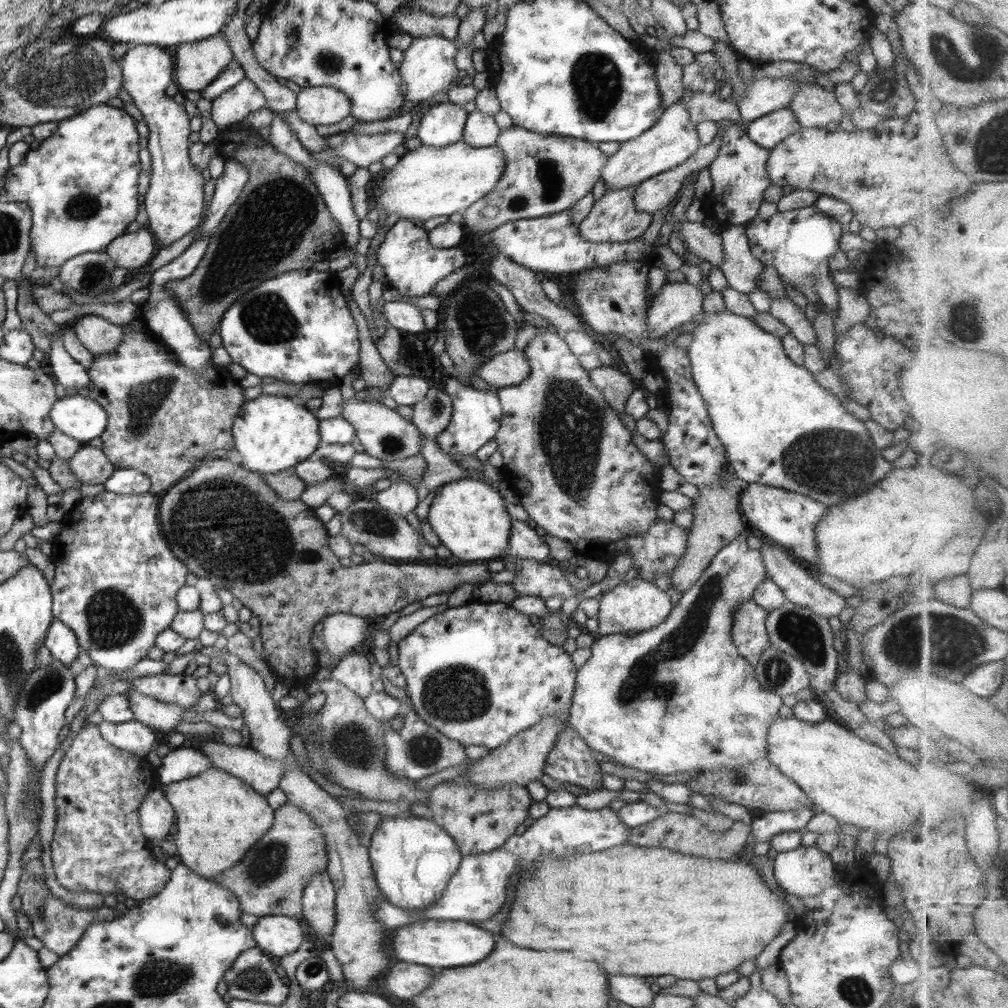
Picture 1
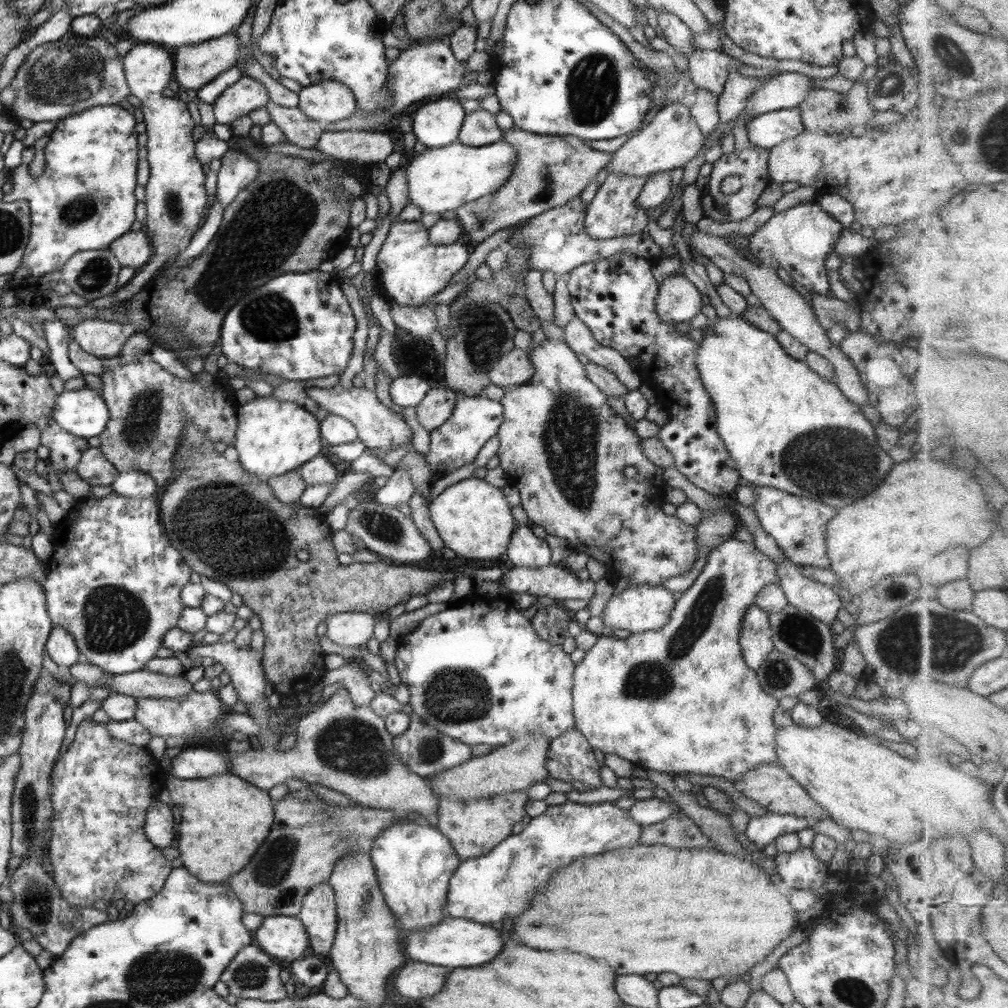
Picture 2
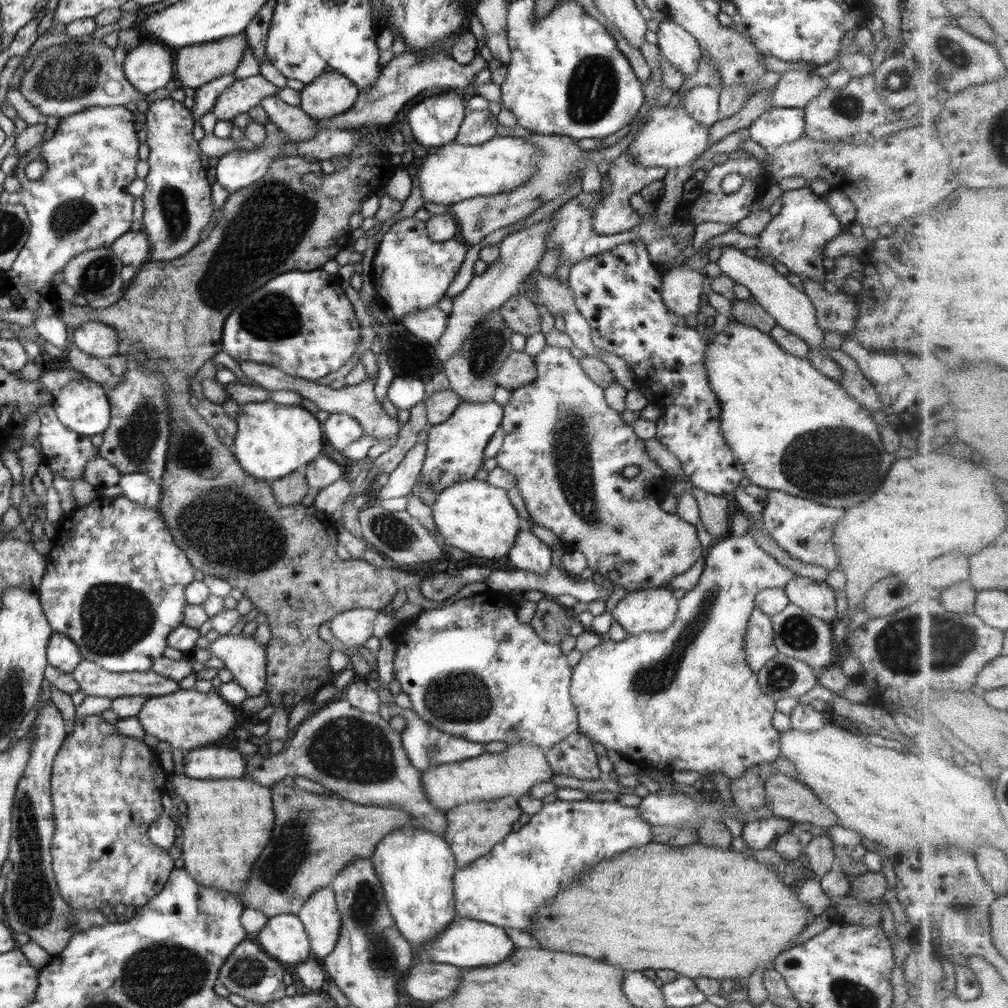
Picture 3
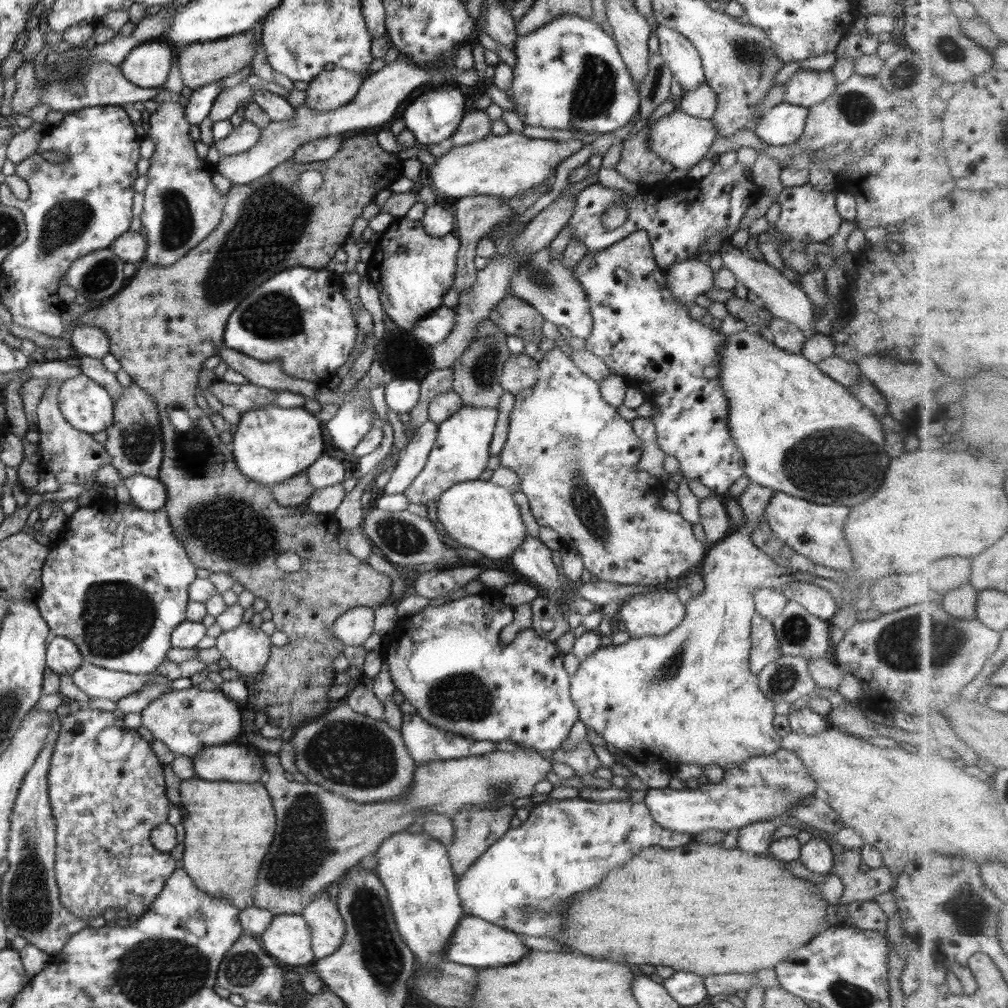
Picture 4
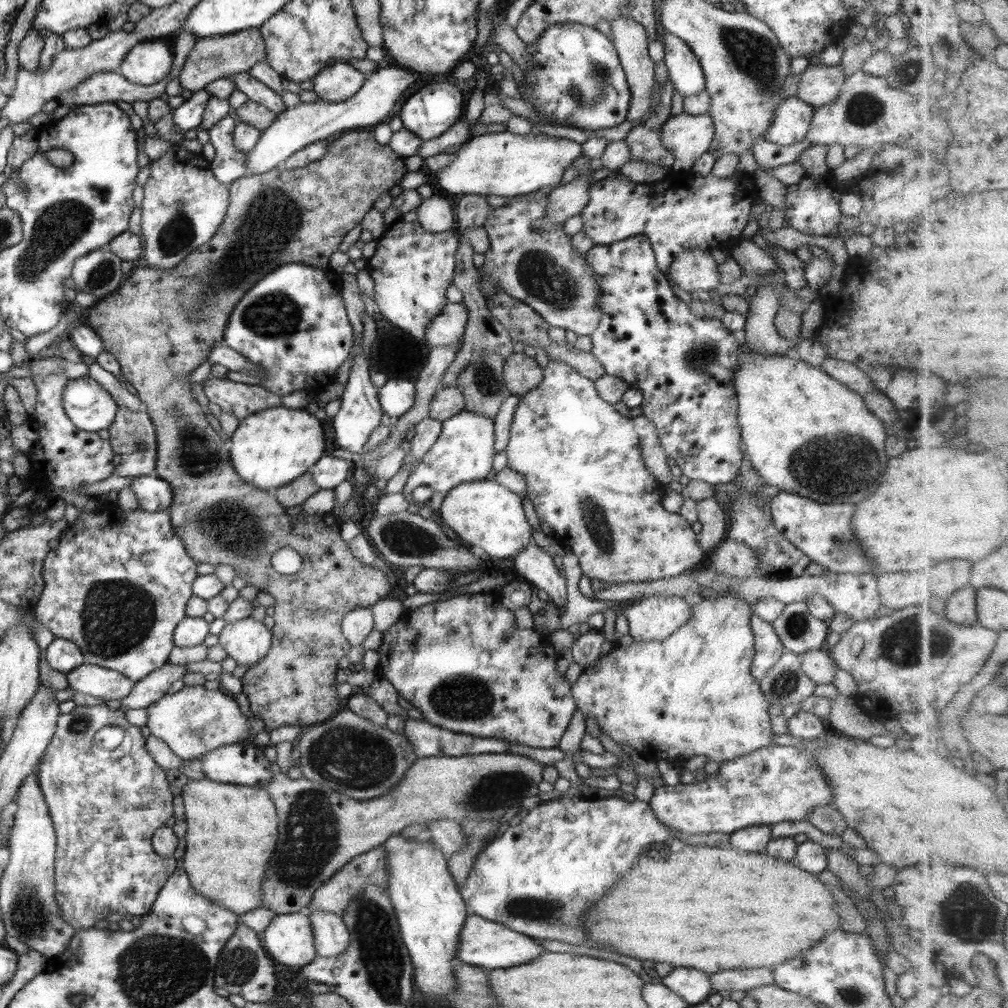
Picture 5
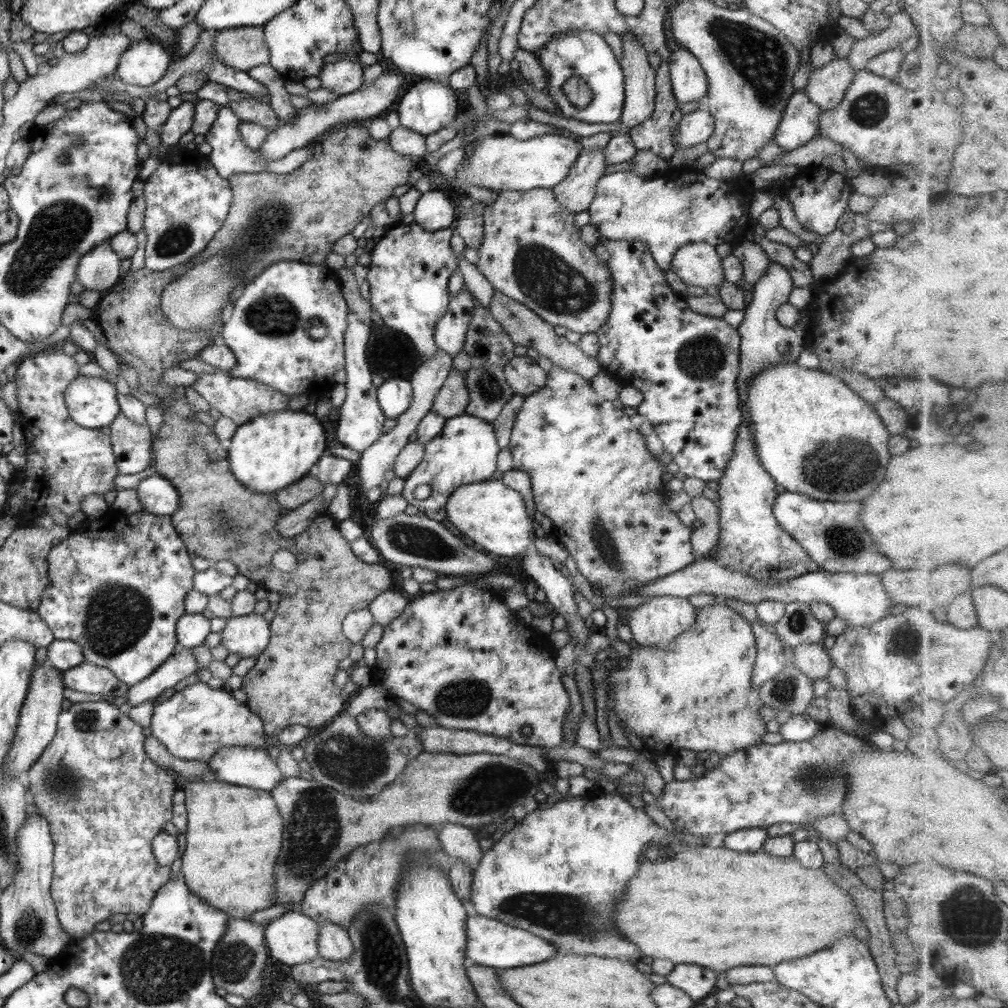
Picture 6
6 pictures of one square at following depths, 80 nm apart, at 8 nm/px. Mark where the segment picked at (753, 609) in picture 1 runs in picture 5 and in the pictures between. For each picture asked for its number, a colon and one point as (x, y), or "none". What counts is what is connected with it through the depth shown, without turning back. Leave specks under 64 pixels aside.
2: (755, 639)
3: (760, 648)
4: (765, 649)
5: (768, 649)

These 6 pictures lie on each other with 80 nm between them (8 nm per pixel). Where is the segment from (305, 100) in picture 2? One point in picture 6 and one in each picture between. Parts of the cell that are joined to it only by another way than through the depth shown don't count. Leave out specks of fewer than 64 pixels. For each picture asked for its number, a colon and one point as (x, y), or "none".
3: (331, 94)
4: (331, 89)
5: (339, 82)
6: (343, 77)

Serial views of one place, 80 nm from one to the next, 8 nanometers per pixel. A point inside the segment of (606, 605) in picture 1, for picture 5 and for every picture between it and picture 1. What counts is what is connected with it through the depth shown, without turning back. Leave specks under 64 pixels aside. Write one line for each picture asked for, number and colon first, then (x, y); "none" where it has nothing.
2: (639, 608)
3: (647, 610)
4: (655, 614)
5: (655, 619)

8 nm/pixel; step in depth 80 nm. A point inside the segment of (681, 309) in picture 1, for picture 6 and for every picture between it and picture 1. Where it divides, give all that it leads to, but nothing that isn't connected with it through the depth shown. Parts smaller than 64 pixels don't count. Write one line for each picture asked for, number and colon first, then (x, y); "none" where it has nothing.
2: (678, 300)
3: (682, 289)
4: (687, 279)
5: (696, 269)
6: (696, 264)

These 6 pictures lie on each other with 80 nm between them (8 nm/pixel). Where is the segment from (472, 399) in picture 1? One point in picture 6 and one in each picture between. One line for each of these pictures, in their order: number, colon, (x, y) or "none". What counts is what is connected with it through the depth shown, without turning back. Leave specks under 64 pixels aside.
2: (475, 419)
3: (455, 448)
4: (461, 451)
5: (464, 452)
6: (466, 451)

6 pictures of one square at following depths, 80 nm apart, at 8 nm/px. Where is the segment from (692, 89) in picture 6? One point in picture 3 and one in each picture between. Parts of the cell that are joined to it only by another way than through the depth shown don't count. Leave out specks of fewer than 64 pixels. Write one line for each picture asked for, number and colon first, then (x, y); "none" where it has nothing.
3: (680, 48)
4: (680, 55)
5: (684, 70)

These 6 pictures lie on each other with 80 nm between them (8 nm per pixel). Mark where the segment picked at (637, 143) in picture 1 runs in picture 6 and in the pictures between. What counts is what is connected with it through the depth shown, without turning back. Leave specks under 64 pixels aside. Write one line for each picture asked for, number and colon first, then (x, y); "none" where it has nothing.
2: (672, 139)
3: (671, 139)
4: (682, 141)
5: (688, 137)
6: (697, 127)

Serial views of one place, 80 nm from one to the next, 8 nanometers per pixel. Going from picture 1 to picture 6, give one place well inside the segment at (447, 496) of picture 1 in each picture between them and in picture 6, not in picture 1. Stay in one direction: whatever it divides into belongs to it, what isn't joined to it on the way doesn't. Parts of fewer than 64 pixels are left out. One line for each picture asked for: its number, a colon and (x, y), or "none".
2: (473, 518)
3: (473, 515)
4: (478, 514)
5: (489, 518)
6: (493, 515)

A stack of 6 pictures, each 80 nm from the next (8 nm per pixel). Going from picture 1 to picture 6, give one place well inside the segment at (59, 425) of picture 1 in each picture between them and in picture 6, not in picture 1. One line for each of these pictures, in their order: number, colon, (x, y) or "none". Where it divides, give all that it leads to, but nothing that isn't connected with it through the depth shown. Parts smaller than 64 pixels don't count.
2: (83, 412)
3: (82, 405)
4: (87, 405)
5: (88, 403)
6: (93, 402)

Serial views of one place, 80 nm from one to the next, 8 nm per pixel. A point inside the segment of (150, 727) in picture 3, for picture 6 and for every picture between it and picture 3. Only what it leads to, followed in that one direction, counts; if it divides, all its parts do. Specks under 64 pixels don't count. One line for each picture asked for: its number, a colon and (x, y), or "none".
4: (187, 721)
5: (193, 721)
6: (196, 722)

